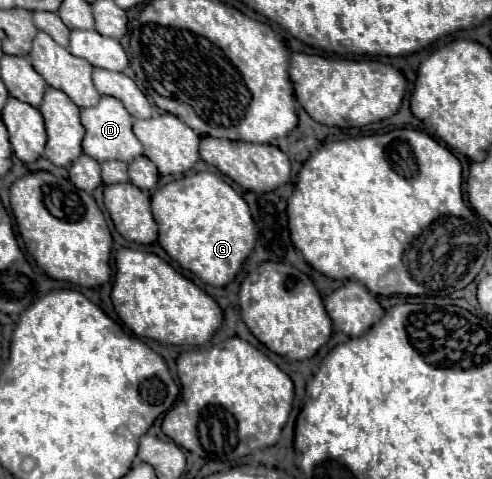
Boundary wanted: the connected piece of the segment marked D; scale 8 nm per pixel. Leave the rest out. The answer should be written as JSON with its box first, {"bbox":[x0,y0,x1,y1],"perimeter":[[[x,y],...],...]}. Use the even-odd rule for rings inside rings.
{"bbox":[80,96,142,162],"perimeter":[[[102,96],[96,106],[82,108],[80,118],[86,128],[86,136],[82,140],[82,150],[84,150],[84,154],[92,156],[94,160],[98,160],[98,162],[108,162],[108,160],[132,162],[136,156],[142,154],[142,144],[132,132],[132,116],[128,114],[128,110],[122,106],[120,100],[116,100],[112,96]]]}

